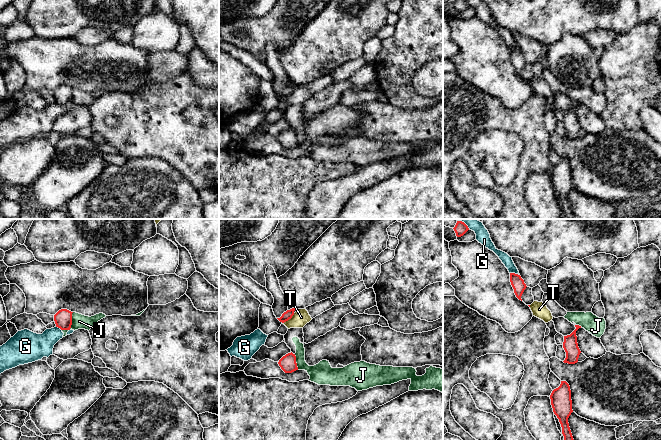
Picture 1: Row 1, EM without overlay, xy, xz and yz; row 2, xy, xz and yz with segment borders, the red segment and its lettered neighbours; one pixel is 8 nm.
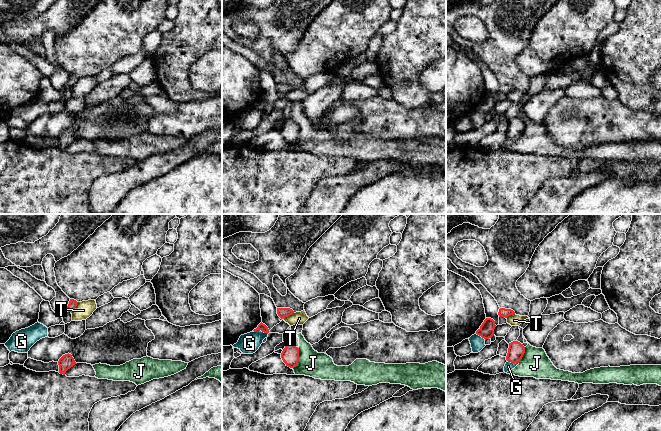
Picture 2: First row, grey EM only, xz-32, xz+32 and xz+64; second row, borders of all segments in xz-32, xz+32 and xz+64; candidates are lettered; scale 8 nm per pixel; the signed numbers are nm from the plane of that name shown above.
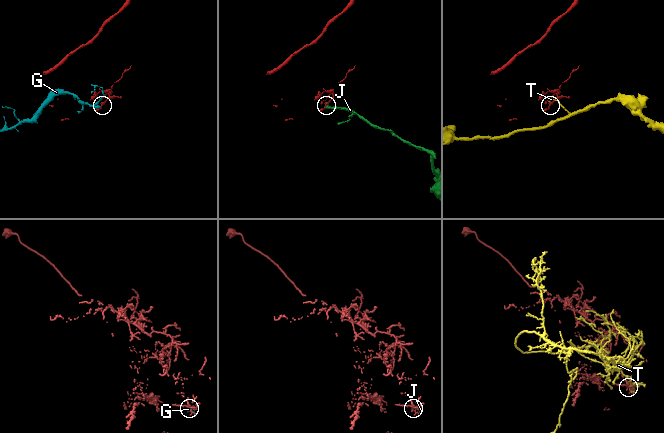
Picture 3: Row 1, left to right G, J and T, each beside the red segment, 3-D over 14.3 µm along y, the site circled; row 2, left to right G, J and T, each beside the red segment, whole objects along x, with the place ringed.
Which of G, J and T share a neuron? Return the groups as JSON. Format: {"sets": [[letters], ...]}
{"sets": [["G", "J"], ["T"]]}

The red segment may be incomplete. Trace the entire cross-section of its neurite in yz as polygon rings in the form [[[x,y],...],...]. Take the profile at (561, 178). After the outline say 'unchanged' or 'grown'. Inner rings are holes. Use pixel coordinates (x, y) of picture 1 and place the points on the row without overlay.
[[[561,157],[560,162],[552,167],[550,175],[553,188],[559,195],[562,203],[564,219],[574,219],[574,215],[568,199],[568,194],[573,188],[569,160],[566,157]]]; unchanged

